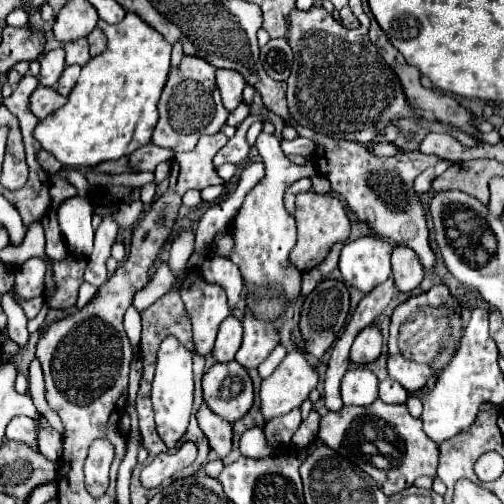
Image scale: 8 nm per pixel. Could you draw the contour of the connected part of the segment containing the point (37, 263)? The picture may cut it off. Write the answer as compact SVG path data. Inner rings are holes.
M28 259L22 265L18 265L18 269L14 271L14 295L24 301L40 297L44 293L44 271L46 265L42 259Z

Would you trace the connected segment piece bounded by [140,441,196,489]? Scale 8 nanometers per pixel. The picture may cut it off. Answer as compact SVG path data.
M190 441L180 443L176 449L170 449L168 453L160 453L154 461L150 461L140 473L140 483L148 489L158 487L164 479L192 465L194 459L196 459L196 445Z

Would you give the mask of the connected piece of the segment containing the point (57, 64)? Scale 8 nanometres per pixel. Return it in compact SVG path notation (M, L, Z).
M58 47L54 51L48 51L46 55L40 57L40 65L42 65L42 71L40 71L40 83L44 87L52 87L56 85L56 81L60 79L66 63L64 63L64 49Z

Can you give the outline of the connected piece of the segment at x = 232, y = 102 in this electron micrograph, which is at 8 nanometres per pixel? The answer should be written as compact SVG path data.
M218 69L216 83L222 93L222 103L228 111L234 111L242 103L242 89L246 85L244 77L232 69Z

